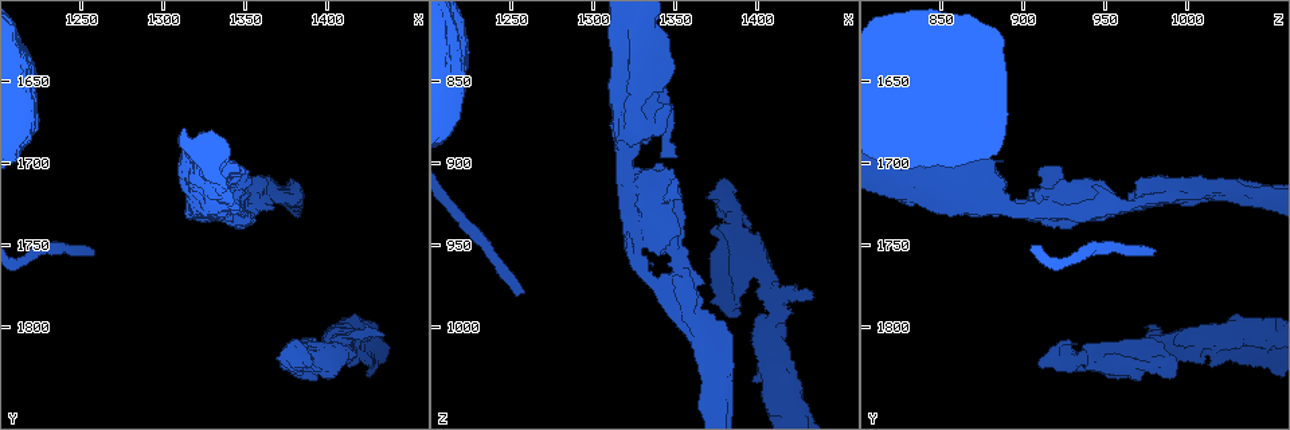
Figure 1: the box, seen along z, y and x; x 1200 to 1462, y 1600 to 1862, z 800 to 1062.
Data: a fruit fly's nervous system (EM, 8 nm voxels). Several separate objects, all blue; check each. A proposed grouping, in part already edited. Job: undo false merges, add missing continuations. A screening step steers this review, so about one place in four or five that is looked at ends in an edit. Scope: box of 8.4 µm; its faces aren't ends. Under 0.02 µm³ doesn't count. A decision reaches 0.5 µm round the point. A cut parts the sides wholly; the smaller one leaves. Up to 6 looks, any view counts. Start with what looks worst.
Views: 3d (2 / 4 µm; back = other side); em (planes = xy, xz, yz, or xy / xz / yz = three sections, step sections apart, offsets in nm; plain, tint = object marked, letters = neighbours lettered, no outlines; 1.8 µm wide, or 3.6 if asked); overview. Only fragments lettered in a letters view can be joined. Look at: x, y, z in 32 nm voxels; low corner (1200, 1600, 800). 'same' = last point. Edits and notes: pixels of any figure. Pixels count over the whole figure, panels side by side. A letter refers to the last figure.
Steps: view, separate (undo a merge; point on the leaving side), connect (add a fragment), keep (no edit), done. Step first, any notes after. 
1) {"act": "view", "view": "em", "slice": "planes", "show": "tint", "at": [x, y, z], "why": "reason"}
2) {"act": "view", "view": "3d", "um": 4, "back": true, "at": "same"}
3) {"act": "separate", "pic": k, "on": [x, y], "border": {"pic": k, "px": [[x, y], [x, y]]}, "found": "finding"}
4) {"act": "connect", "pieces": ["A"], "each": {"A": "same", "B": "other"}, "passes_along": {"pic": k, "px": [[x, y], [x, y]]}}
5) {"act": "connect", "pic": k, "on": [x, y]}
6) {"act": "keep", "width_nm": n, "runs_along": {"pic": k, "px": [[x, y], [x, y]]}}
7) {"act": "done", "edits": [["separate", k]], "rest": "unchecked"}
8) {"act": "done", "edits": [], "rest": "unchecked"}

{"act": "view", "view": "3d", "um": 4, "back": true, "at": [1388, 1828, 992], "why": "free end"}

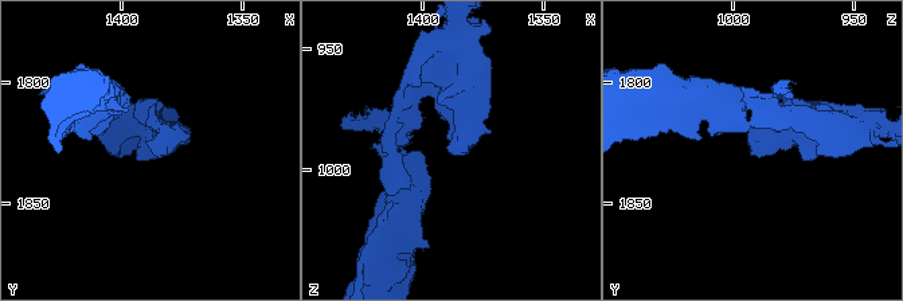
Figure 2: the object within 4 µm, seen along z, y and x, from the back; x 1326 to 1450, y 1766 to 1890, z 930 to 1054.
{"act": "view", "view": "em", "slice": "xz", "step": 16, "show": "tint", "at": [1388, 1827, 993], "why": "now the EM"}

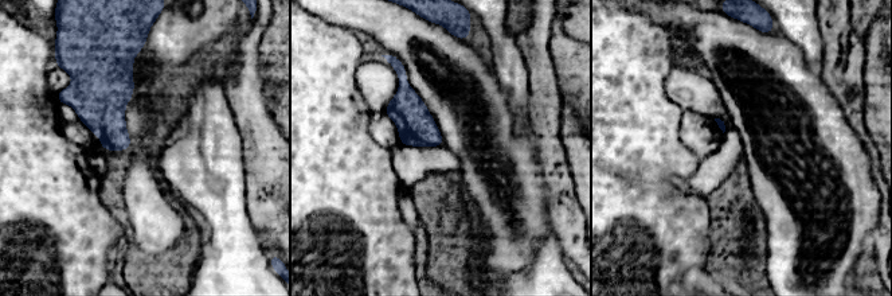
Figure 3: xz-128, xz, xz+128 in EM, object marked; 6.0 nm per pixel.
{"act": "view", "view": "em", "slice": "planes", "show": "letters", "at": "same"}

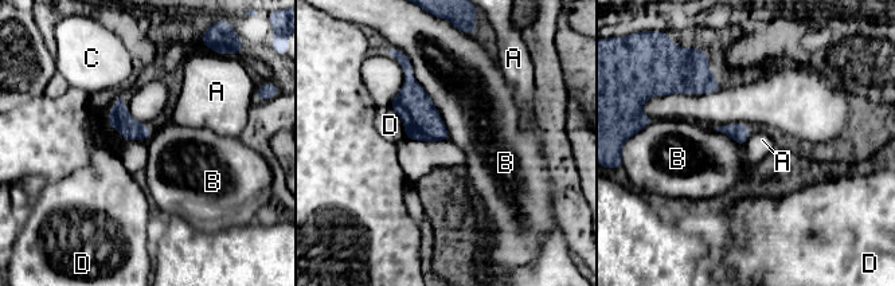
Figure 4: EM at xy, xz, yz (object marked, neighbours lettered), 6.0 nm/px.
{"act": "keep", "each": {"A": "other", "B": "other", "C": "other", "D": "other"}, "border": {"pic": 4, "px": [[436, 140], [446, 141]]}, "found": "no lettered fragment goes on from it"}

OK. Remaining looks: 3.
{"act": "view", "view": "em", "um": 3.6, "slice": "planes", "show": "plain", "at": [1330, 1708, 832], "why": "sudden change in width"}

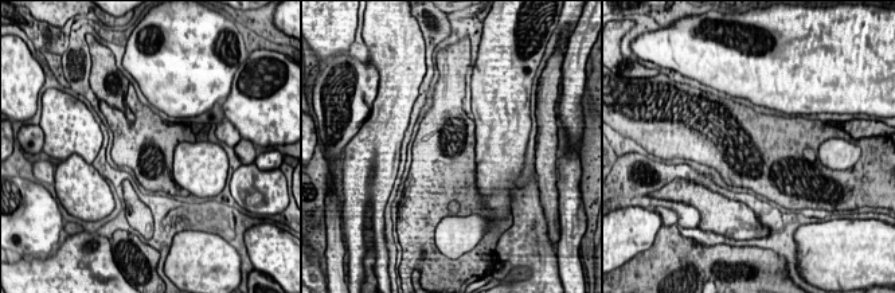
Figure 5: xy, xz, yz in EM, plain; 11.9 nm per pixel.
{"act": "view", "view": "em", "um": 3.6, "slice": "planes", "show": "letters", "at": "same"}

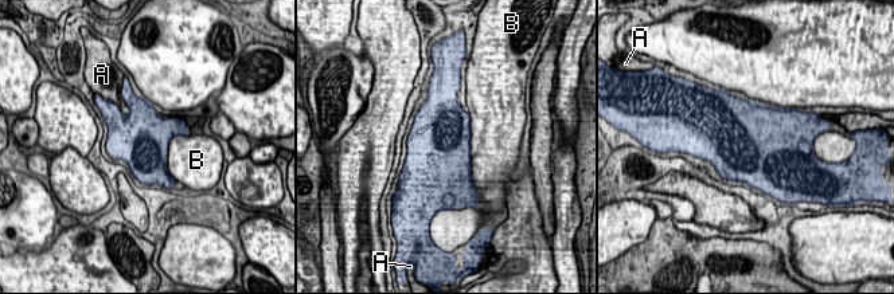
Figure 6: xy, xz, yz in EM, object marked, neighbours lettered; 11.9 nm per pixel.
{"act": "keep", "longest_contact_nm": ["B", 850], "each": {"A": "other", "B": "other"}, "border": {"pic": 6, "px": [[467, 112], [469, 176], [473, 181]]}, "found": "continuous, no second cell"}

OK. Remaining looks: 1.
{"act": "done", "edits": [], "rest": "unchecked"}

